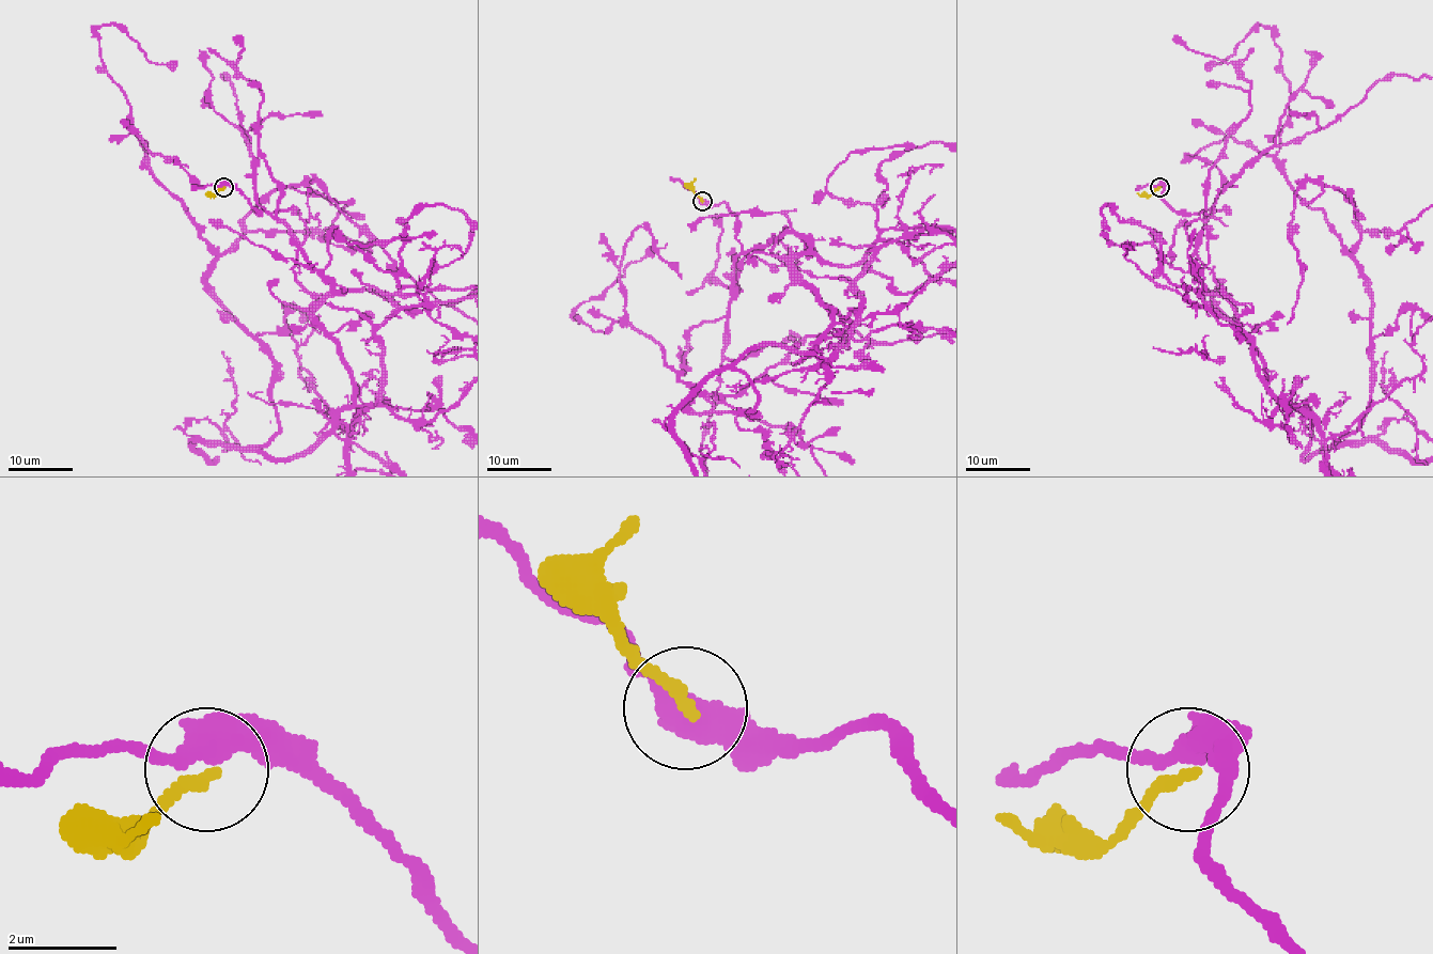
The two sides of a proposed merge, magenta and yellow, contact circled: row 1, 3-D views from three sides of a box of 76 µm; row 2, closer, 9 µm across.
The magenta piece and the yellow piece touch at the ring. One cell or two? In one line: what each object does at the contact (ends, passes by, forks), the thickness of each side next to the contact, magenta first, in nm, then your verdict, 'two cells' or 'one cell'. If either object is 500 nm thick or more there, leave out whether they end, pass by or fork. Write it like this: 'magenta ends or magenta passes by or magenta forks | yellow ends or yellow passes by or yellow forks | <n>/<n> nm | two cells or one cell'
magenta passes by | yellow ends | 460/240 nm | two cells

